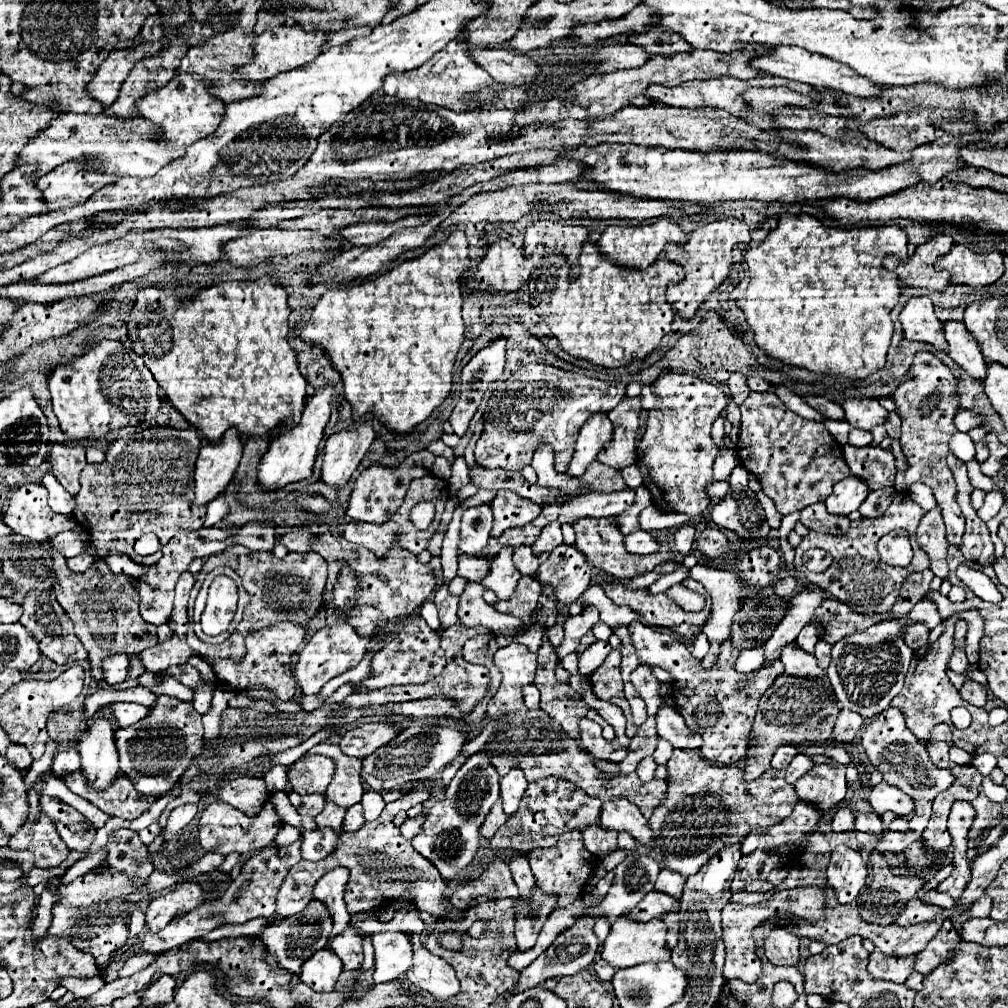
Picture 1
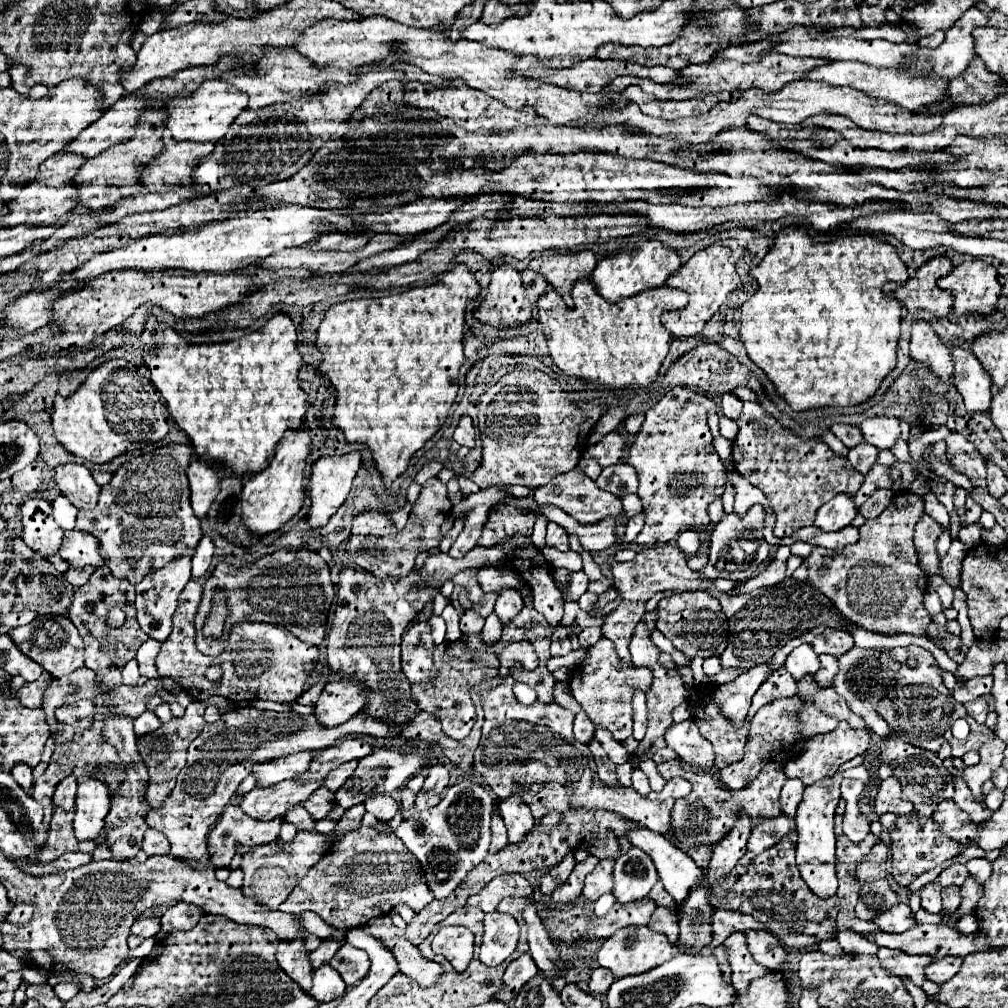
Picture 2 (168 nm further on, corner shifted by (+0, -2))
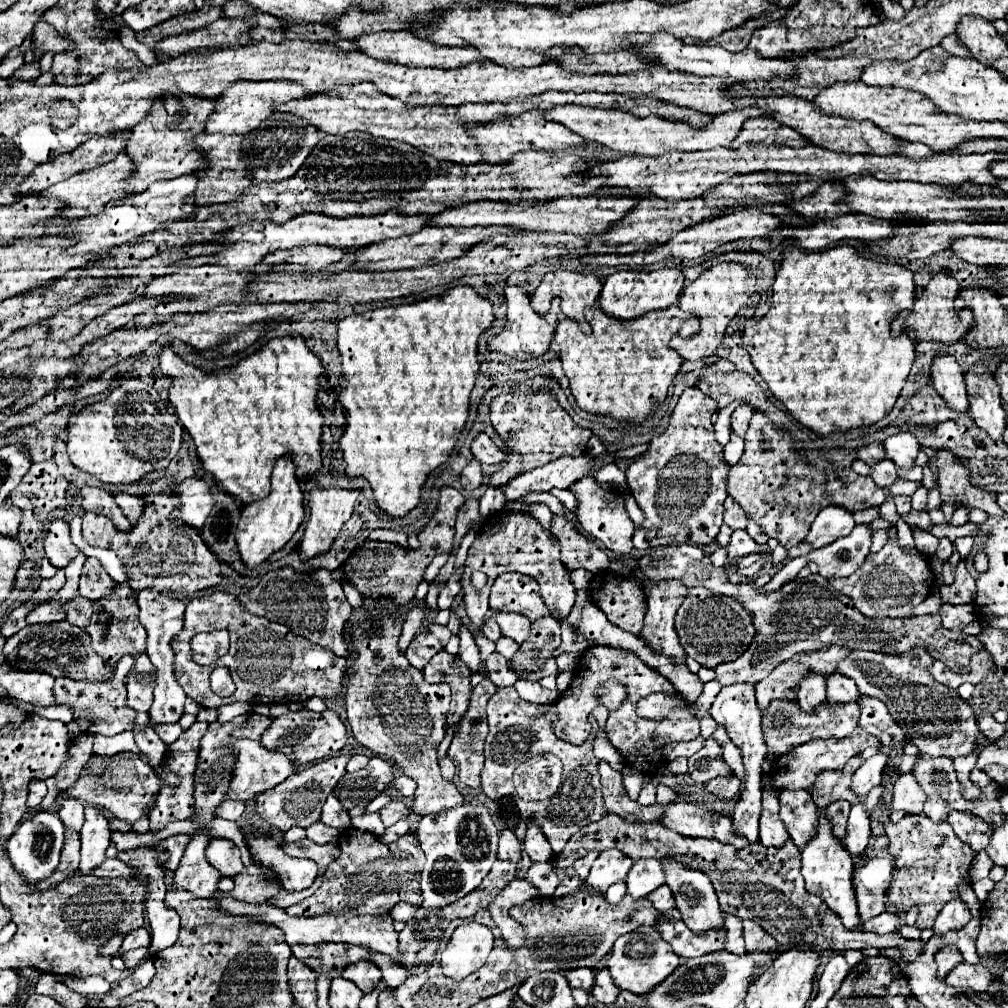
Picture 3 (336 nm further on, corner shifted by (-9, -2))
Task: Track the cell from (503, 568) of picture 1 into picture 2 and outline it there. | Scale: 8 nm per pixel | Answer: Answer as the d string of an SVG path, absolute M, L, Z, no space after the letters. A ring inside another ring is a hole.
M503 589L499 593L497 603L495 603L495 613L499 615L501 623L511 621L521 609L523 609L523 599L517 589Z

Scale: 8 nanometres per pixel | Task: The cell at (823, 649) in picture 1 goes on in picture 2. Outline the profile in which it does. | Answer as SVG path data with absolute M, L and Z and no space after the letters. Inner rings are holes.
M819 655L819 661L821 661L821 667L815 673L815 681L819 681L819 685L831 685L837 669L837 659L831 655Z

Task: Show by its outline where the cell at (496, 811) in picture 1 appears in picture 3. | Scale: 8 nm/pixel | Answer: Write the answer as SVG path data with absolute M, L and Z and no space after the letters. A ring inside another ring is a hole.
M504 829L498 841L498 859L520 861L520 851L522 851L522 843L516 841L516 835L510 829Z

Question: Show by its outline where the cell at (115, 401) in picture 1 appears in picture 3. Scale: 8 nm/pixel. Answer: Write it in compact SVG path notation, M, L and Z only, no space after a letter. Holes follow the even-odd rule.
M124 379L102 403L84 407L68 423L68 455L74 467L98 477L102 483L128 485L142 481L152 471L164 471L178 455L182 425L172 407L160 403L152 381Z

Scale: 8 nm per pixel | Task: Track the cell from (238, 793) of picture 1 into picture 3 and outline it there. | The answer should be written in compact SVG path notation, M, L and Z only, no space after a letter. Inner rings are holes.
M342 753L342 755L334 755L328 757L324 761L318 761L302 771L292 773L288 779L284 779L282 783L278 783L274 789L264 791L256 797L256 811L258 815L268 821L270 825L274 825L276 829L280 829L282 833L286 833L292 827L302 827L308 829L312 823L320 821L320 811L322 805L326 801L326 797L332 793L334 785L338 783L338 779L344 775L344 767L348 763L350 755Z

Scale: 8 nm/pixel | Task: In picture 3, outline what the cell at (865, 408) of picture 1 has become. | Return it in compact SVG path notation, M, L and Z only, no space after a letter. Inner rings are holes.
M898 433L884 441L884 449L888 459L894 461L896 467L912 469L918 457L920 445L916 445L916 437L912 437L912 433Z

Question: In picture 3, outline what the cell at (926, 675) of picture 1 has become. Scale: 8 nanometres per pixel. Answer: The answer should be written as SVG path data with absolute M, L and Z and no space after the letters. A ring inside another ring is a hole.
M914 649L904 655L852 651L836 665L836 673L854 679L862 695L884 701L892 719L904 725L902 729L908 741L912 741L920 753L954 759L972 751L982 751L990 741L980 733L972 709L958 697L956 691L932 681L928 665L932 665L932 657L928 657L926 649ZM912 655L920 661L916 667L910 665Z

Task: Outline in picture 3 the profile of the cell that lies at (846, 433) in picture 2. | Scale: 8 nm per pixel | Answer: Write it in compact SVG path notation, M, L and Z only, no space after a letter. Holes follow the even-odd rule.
M870 443L868 447L862 447L858 451L858 459L864 461L866 465L876 465L880 461L886 459L886 451L884 451L884 445L880 443Z

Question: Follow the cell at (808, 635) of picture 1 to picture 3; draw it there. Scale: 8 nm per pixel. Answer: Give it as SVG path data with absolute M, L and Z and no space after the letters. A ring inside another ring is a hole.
M804 677L798 693L800 709L804 713L814 713L820 705L826 703L826 681L824 677Z

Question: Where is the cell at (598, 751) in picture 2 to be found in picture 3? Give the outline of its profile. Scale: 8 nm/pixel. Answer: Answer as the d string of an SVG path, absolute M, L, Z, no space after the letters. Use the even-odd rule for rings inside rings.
M600 763L598 767L600 777L602 777L602 787L604 787L604 805L606 811L618 817L624 817L628 823L642 821L642 823L658 823L664 817L664 807L662 805L652 805L652 807L642 807L638 801L632 801L622 785L622 773L612 769L608 763Z

